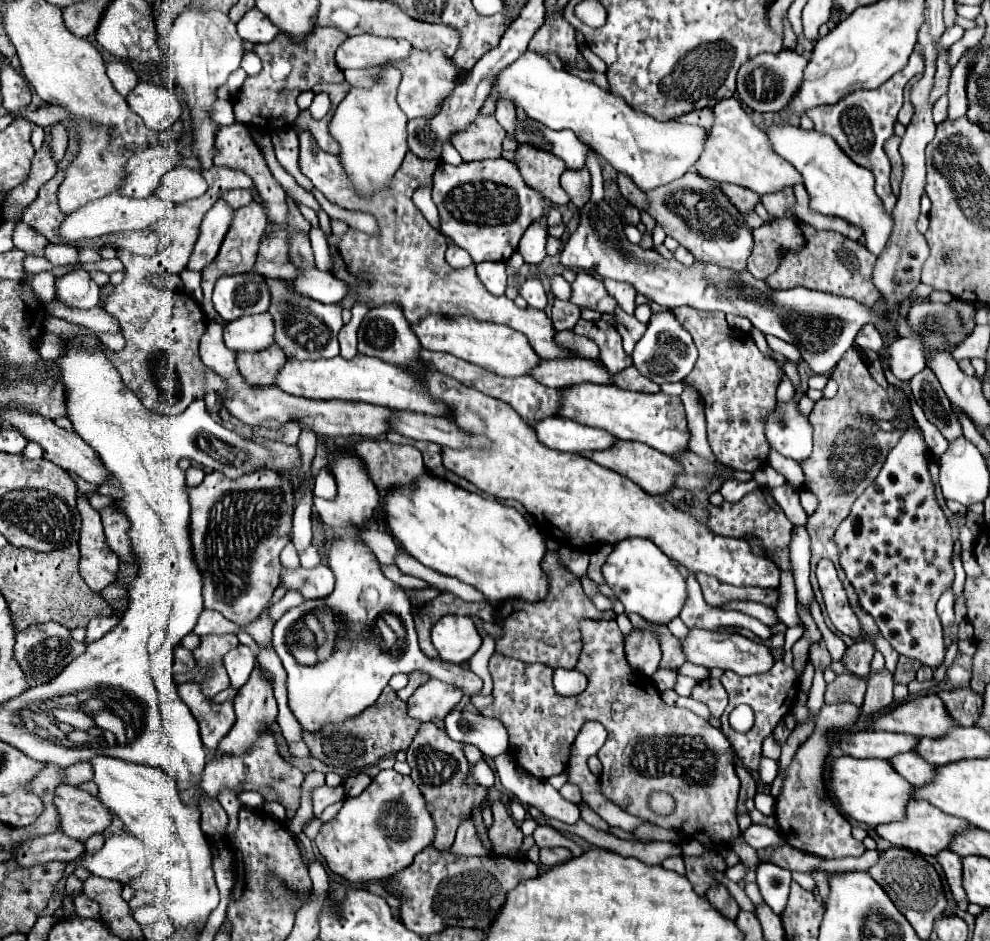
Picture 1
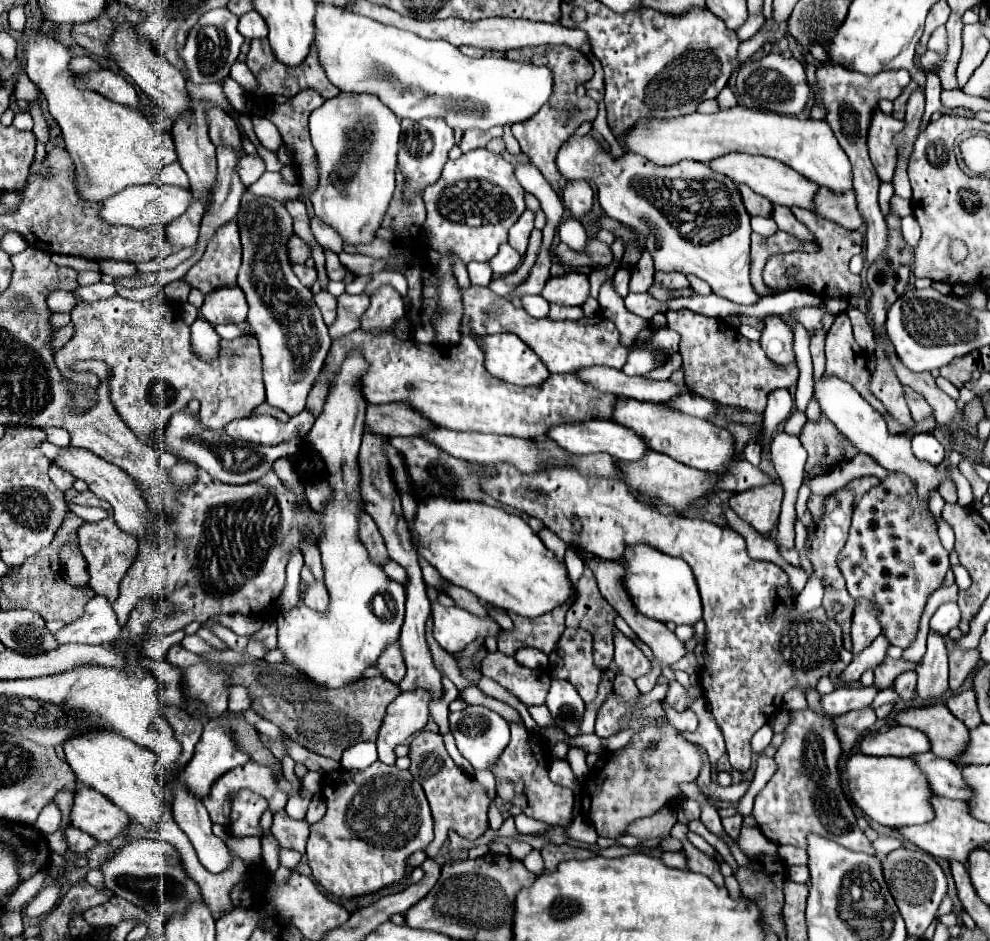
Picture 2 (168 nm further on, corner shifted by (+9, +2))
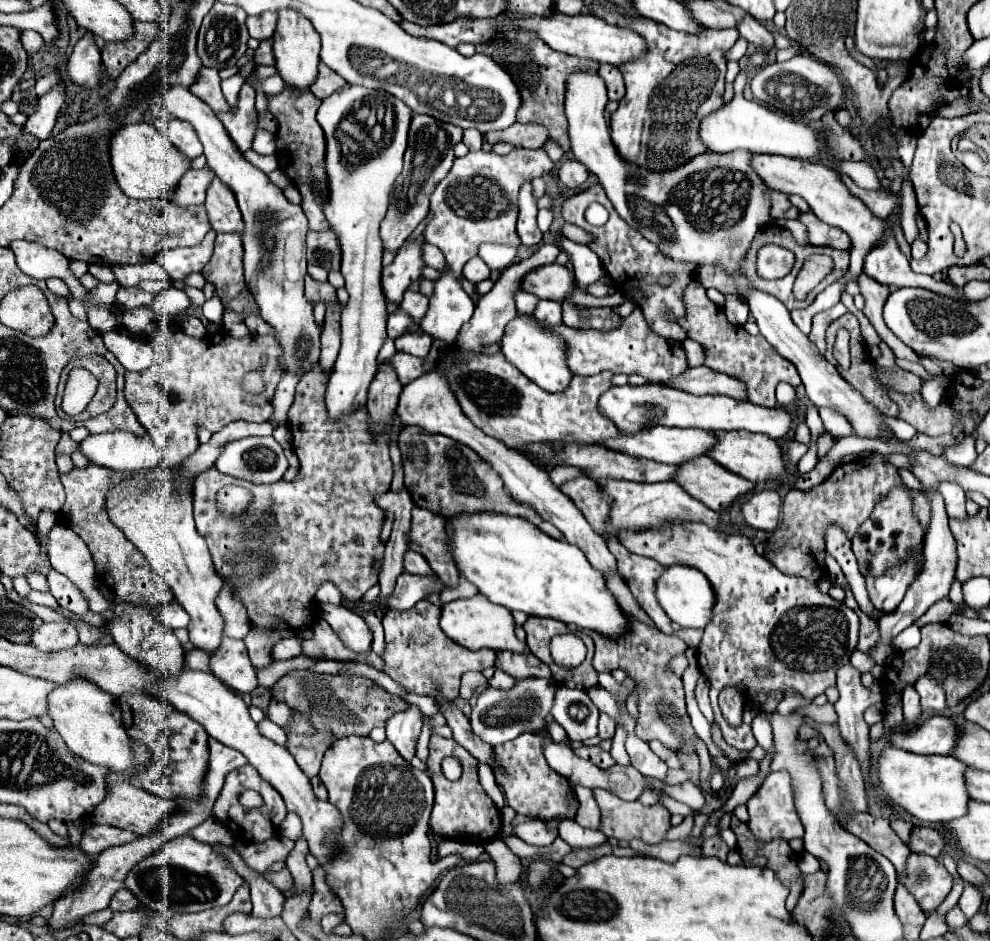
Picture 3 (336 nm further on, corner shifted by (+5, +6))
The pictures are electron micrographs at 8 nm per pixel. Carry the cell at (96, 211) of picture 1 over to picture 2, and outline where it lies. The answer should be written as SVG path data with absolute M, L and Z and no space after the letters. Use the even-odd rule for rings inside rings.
M155 184L129 186L123 192L117 192L107 200L103 200L99 216L101 220L113 226L131 226L131 228L147 228L155 224L167 226L171 220L181 216L189 208L189 204L191 204L191 190L179 186L155 186Z

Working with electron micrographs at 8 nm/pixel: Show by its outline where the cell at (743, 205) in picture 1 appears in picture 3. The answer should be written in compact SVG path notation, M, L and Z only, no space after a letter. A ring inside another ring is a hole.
M769 192L769 196L771 196L771 202L773 202L773 206L771 206L771 216L773 216L775 220L797 218L797 216L801 214L799 208L795 208L783 192Z

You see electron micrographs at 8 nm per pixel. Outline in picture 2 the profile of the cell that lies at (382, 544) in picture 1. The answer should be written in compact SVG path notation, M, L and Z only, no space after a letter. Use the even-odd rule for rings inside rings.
M389 560L389 562L383 566L383 572L385 572L391 580L395 580L395 582L405 582L405 570L403 570L397 562L393 562L393 560Z

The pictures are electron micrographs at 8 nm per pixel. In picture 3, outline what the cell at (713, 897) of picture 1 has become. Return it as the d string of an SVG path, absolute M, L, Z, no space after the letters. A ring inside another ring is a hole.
M713 836L713 838L707 838L703 842L703 856L715 856L719 860L727 860L727 854L729 854L729 846L721 840L721 836Z

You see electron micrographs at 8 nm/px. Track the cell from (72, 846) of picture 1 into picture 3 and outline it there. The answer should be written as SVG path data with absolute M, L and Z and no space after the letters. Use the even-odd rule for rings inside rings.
M93 824L93 826L85 828L83 838L81 838L81 848L85 848L87 854L97 856L97 854L101 854L103 850L107 850L111 846L121 846L121 844L133 842L135 838L137 838L137 834L133 834L129 830Z

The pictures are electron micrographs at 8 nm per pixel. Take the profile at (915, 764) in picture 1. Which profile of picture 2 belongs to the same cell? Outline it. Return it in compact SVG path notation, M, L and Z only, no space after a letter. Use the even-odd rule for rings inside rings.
M923 752L921 756L911 756L915 764L925 772L929 788L935 796L967 800L971 796L969 788L961 778L961 768L951 760L937 758L933 752Z

